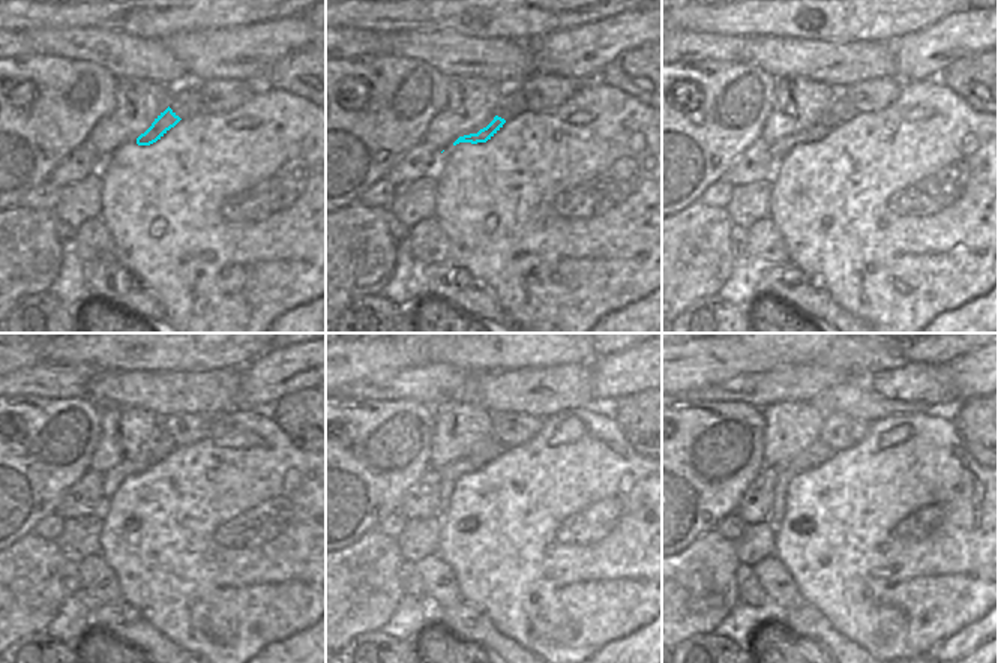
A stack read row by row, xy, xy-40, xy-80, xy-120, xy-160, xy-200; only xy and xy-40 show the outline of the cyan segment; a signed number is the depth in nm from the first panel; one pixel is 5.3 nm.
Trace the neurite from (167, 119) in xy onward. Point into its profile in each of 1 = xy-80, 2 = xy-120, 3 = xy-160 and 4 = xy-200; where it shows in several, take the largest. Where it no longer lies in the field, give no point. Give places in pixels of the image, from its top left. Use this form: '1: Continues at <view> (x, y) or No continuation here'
1: Continues at xy-80 (781, 147)
2: Continues at xy-120 (111, 479)
3: Continues at xy-160 (447, 479)
4: Continues at xy-200 (784, 476).

